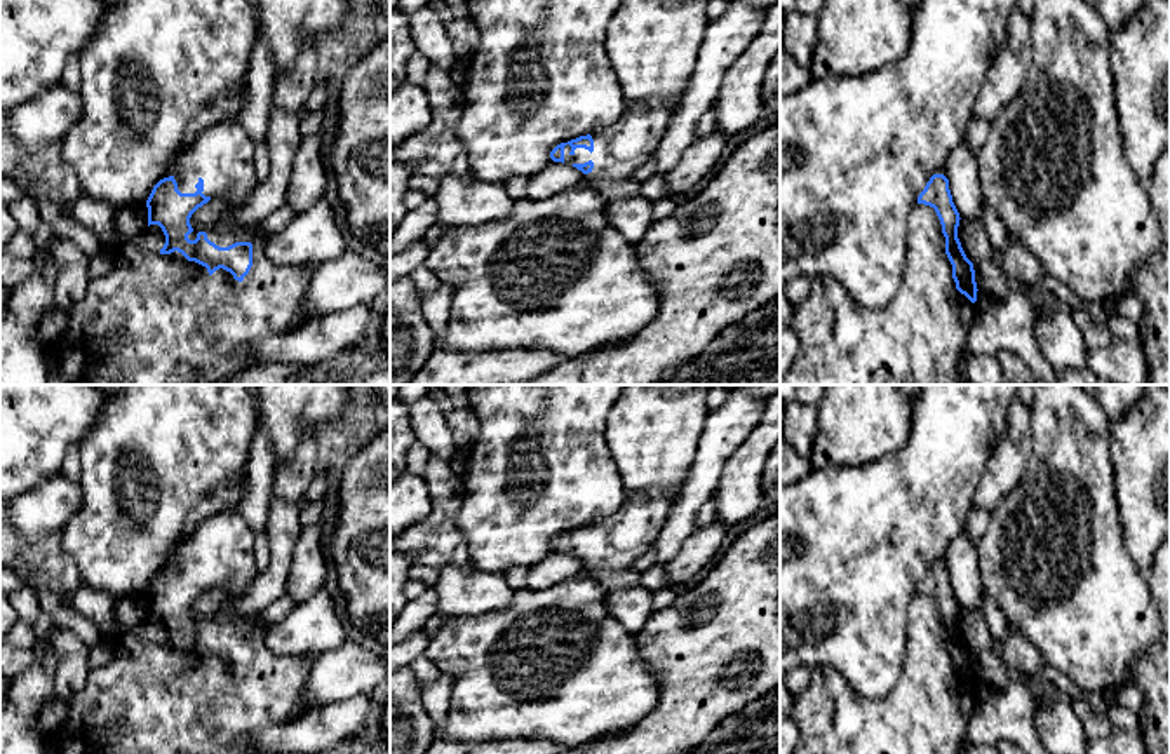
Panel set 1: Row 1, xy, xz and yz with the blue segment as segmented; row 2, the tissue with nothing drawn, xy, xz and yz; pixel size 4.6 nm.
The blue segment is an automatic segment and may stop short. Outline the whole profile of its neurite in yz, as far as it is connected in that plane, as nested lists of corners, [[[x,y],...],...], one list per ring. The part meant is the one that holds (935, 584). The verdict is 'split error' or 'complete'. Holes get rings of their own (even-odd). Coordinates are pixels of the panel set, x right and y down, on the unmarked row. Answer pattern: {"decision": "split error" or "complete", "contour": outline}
{"decision": "split error", "contour": [[[944,561],[933,564],[909,608],[904,669],[886,698],[858,697],[830,667],[815,667],[790,710],[799,728],[794,754],[958,754],[977,704],[973,653],[958,629],[959,603]]]}

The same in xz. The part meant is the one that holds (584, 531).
{"decision": "split error", "contour": [[[682,484],[667,491],[627,493],[625,505],[592,524],[557,535],[554,552],[566,552],[594,569],[625,571],[663,529]]]}

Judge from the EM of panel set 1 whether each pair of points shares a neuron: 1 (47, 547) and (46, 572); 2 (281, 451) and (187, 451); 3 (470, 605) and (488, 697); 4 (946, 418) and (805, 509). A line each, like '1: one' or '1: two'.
1: one
2: two
3: two
4: one

